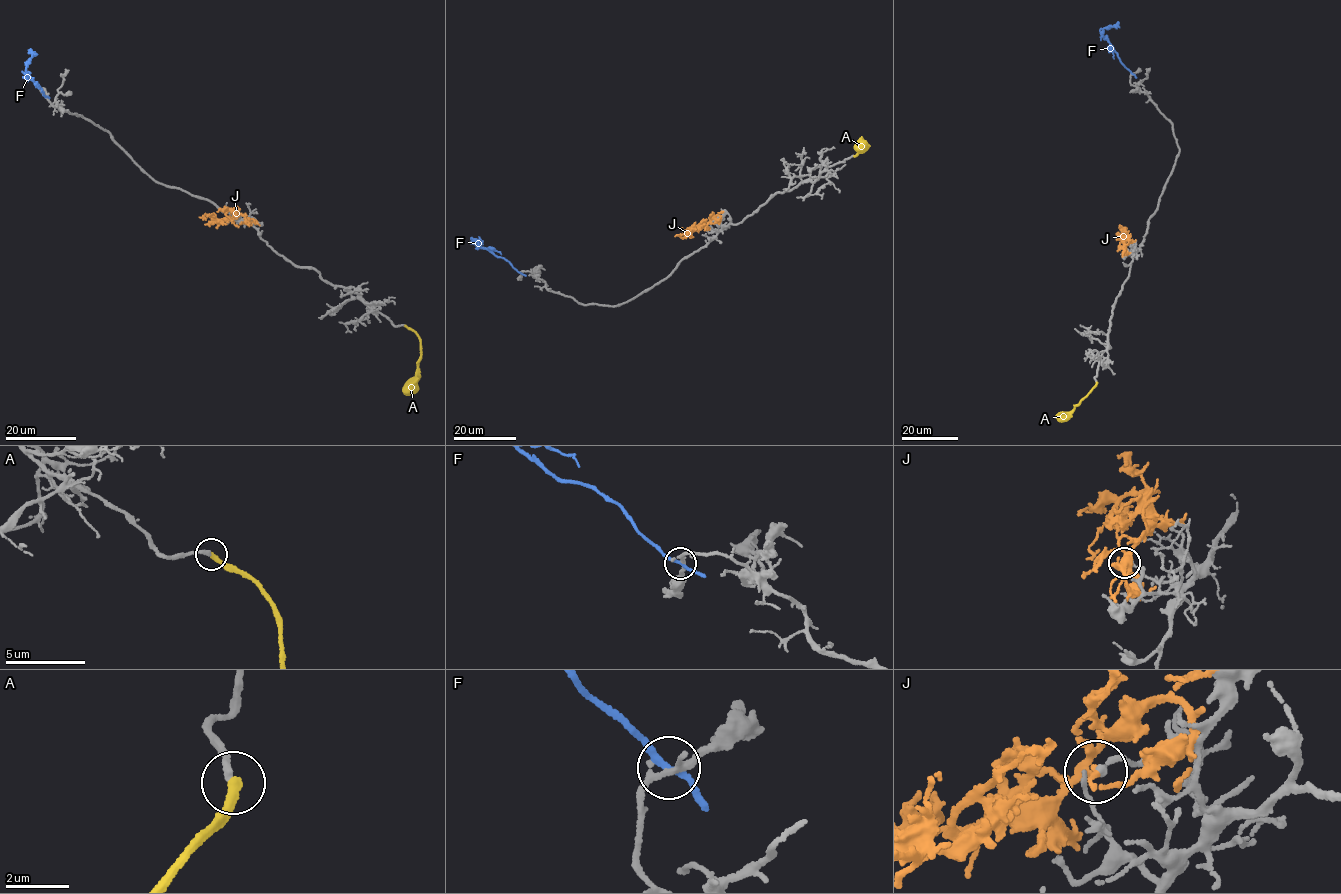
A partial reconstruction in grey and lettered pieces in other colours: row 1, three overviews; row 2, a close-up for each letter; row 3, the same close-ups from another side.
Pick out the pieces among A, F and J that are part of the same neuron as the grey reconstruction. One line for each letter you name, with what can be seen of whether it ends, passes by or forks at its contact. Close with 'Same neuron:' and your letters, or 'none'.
Same neuron: none

